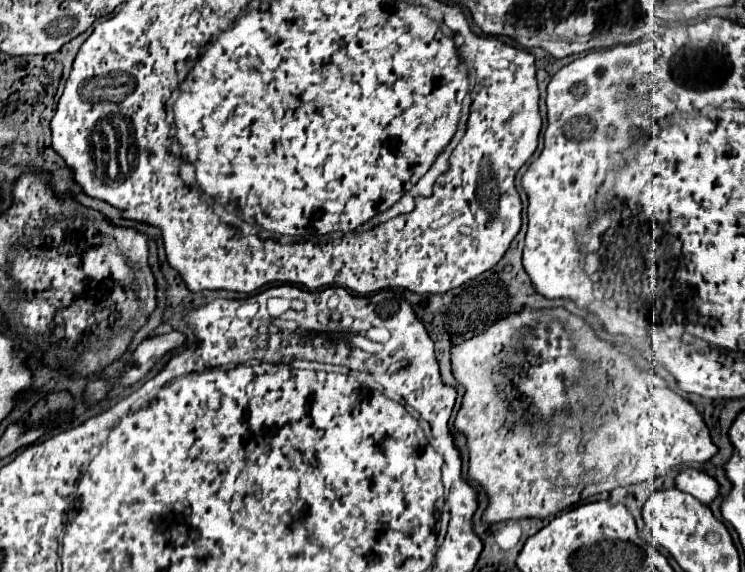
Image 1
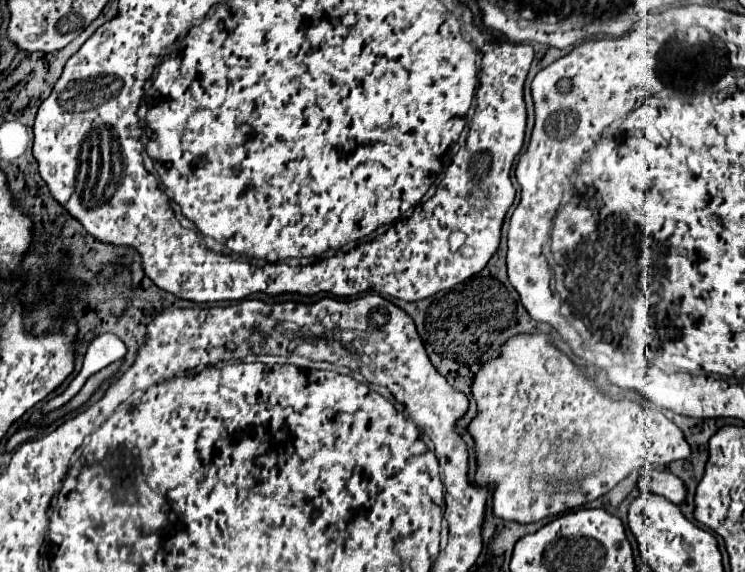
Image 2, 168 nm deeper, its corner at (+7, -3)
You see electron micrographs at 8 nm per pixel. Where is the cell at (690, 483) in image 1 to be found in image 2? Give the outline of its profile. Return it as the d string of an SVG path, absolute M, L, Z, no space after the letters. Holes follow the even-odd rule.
M645 469L639 477L639 487L657 495L667 497L673 503L683 503L687 497L687 487L685 483L669 473L669 471L657 471L657 469Z

